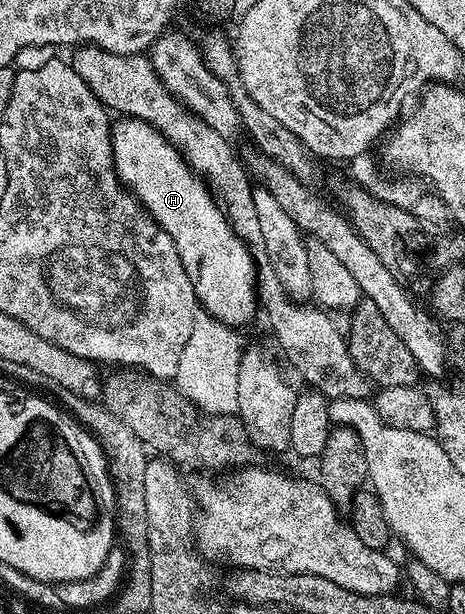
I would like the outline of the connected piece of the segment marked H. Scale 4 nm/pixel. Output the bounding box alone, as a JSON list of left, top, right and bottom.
[112,116,258,327]

